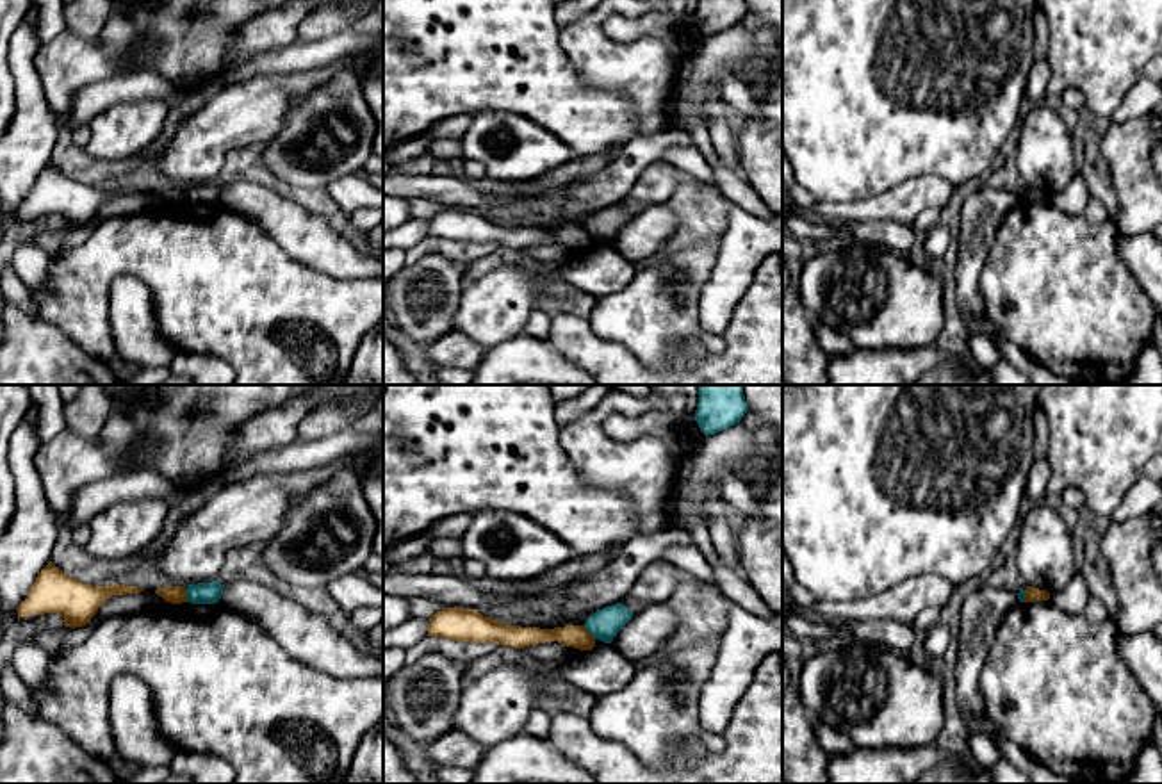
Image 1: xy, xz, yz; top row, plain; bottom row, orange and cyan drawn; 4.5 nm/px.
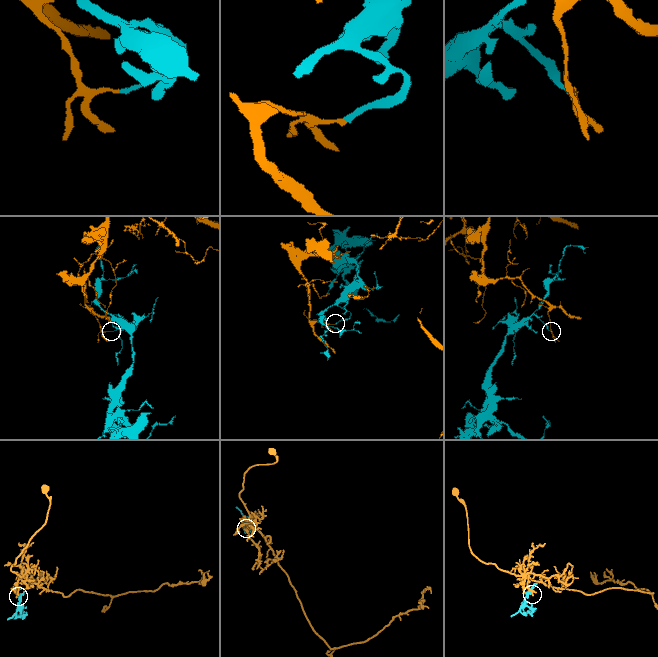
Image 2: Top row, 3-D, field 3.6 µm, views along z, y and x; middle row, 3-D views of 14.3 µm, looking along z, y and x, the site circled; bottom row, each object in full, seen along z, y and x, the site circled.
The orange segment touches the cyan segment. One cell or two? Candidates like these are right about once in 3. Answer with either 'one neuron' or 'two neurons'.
two neurons

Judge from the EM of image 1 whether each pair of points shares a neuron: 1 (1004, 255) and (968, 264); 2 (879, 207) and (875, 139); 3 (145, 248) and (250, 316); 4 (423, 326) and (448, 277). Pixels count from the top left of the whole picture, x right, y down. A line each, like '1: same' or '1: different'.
1: different
2: different
3: same
4: same

